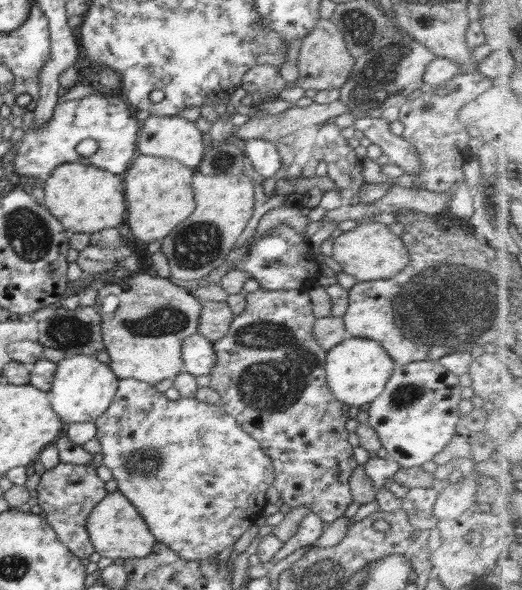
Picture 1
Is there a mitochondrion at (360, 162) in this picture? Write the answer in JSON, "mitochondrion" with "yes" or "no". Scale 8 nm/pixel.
{"mitochondrion":"no"}

